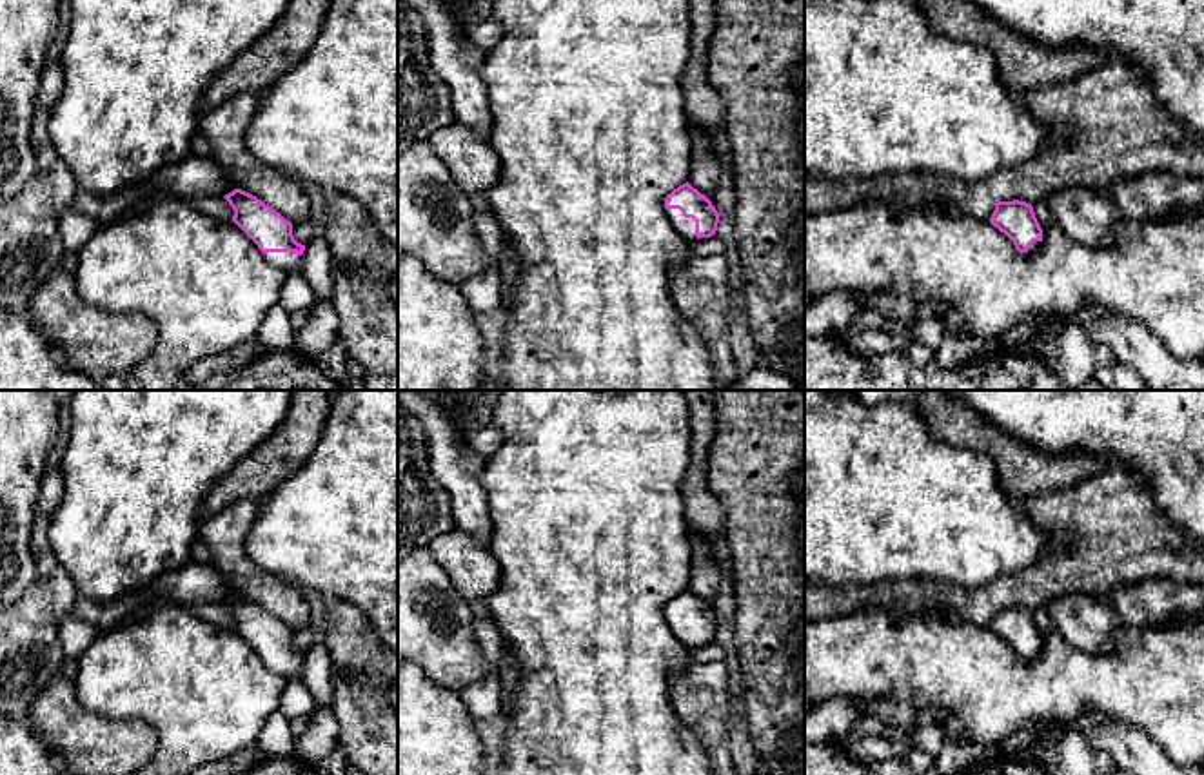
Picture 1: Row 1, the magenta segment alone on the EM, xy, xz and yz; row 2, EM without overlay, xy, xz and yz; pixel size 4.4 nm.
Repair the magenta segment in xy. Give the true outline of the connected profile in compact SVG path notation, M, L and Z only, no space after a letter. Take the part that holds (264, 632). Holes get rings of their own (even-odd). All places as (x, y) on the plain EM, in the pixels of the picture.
M234 595L223 603L234 617L232 628L258 652L263 662L285 681L301 679L305 652L292 643L292 630L256 603Z

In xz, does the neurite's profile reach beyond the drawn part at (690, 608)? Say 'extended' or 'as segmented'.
extended

